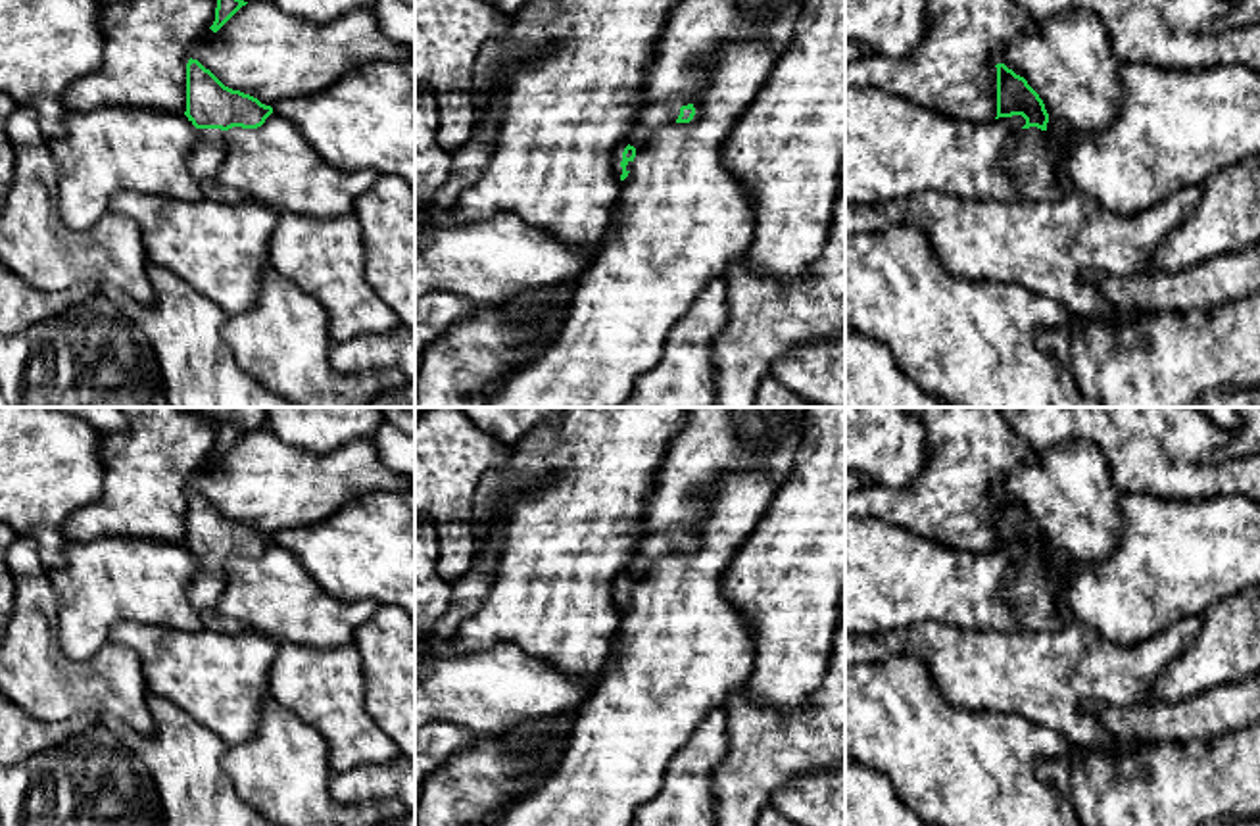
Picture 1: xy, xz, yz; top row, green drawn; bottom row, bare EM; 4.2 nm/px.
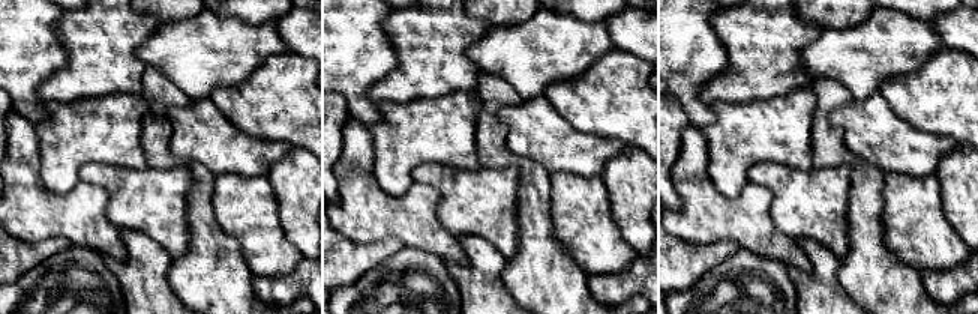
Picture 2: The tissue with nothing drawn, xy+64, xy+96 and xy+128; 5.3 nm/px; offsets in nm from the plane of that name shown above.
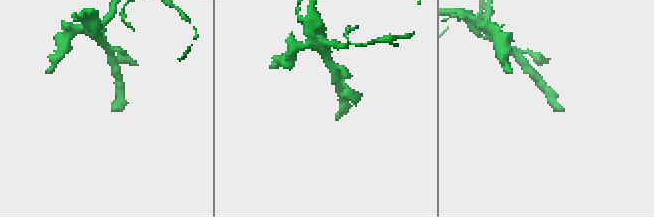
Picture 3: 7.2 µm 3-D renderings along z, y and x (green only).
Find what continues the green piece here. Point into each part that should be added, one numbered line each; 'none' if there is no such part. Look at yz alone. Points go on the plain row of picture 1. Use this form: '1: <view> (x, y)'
1: yz (1026, 588)

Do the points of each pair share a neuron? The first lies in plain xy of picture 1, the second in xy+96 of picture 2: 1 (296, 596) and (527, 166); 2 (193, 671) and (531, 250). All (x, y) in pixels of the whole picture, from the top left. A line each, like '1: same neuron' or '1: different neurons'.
1: different neurons
2: different neurons

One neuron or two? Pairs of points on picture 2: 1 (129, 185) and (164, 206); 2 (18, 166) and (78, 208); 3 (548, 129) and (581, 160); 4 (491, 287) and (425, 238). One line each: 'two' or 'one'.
1: one
2: one
3: one
4: two

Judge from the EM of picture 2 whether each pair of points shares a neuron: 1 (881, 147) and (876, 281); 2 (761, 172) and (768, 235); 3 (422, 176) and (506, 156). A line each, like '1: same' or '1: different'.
1: different
2: different
3: different

